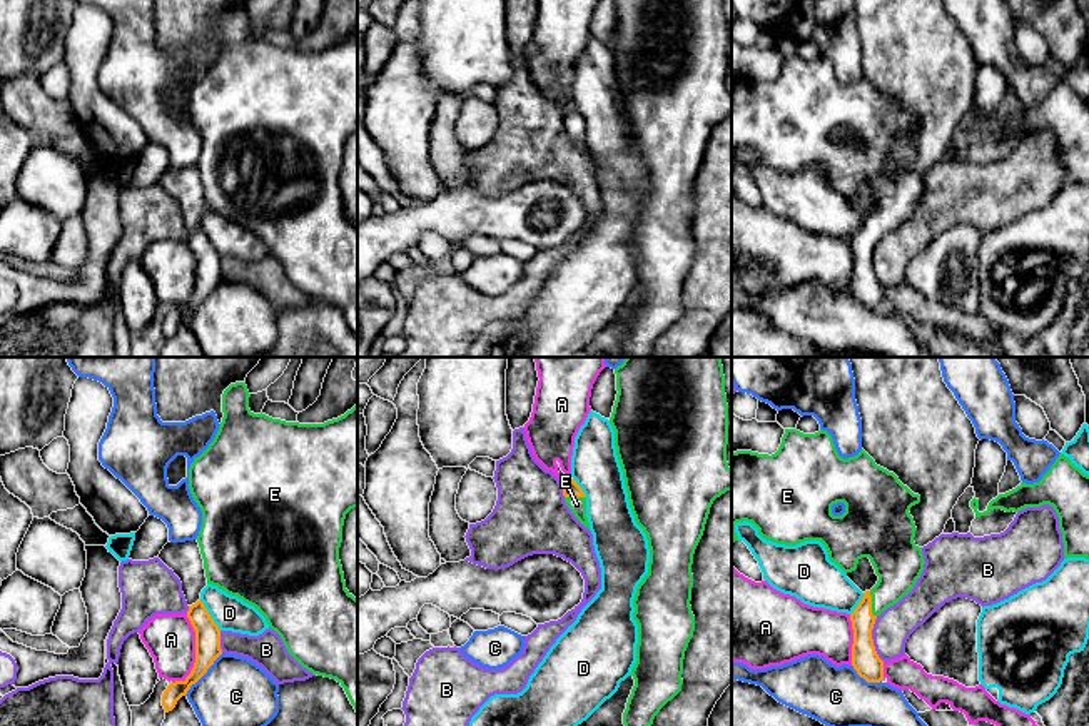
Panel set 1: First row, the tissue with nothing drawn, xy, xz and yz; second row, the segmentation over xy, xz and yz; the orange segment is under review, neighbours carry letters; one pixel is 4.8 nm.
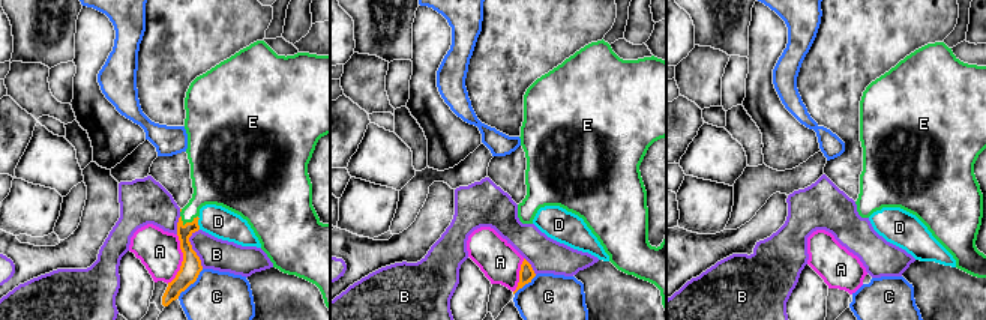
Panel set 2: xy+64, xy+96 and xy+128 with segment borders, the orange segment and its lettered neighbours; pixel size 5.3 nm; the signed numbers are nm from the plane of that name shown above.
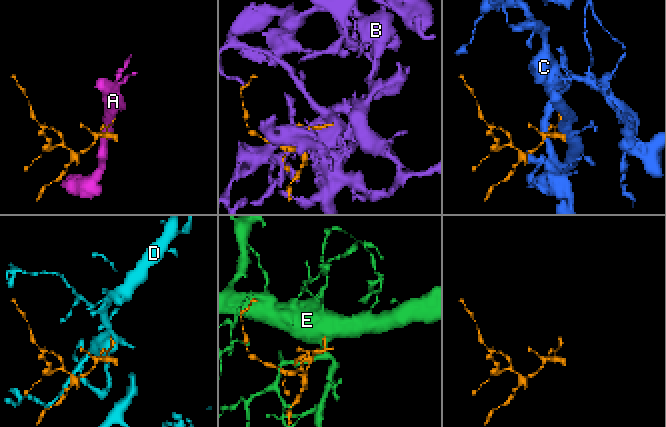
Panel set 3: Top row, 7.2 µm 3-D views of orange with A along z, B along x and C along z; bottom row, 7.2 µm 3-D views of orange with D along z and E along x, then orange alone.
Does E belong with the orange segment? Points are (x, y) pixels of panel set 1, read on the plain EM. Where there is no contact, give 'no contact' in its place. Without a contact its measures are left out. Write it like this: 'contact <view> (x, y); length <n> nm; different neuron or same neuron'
contact yz (871, 231); length 130 nm; same neuron

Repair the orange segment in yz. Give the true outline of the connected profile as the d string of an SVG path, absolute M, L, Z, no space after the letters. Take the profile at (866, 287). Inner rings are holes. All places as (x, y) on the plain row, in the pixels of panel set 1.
M785 55L778 77L772 82L752 77L732 78L732 167L738 167L737 149L752 149L758 160L772 169L797 172L820 167L828 185L845 200L857 195L862 184L869 184L877 210L864 219L850 240L853 255L852 292L867 309L884 305L884 287L879 284L872 255L875 245L907 222L924 197L922 174L914 169L915 149L910 134L920 122L904 112L894 98L875 90L862 75L857 82L838 82L827 57L803 60Z

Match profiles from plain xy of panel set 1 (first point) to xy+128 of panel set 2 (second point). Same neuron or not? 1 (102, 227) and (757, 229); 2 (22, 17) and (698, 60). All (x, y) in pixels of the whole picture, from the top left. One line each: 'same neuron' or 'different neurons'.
1: same neuron
2: different neurons

